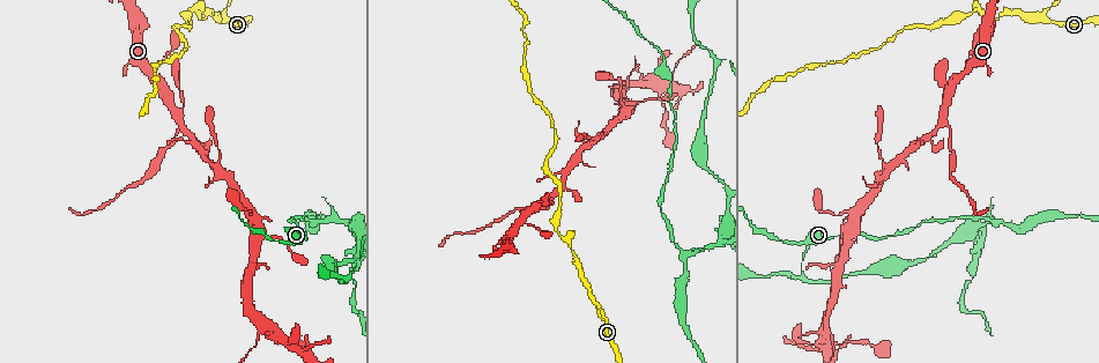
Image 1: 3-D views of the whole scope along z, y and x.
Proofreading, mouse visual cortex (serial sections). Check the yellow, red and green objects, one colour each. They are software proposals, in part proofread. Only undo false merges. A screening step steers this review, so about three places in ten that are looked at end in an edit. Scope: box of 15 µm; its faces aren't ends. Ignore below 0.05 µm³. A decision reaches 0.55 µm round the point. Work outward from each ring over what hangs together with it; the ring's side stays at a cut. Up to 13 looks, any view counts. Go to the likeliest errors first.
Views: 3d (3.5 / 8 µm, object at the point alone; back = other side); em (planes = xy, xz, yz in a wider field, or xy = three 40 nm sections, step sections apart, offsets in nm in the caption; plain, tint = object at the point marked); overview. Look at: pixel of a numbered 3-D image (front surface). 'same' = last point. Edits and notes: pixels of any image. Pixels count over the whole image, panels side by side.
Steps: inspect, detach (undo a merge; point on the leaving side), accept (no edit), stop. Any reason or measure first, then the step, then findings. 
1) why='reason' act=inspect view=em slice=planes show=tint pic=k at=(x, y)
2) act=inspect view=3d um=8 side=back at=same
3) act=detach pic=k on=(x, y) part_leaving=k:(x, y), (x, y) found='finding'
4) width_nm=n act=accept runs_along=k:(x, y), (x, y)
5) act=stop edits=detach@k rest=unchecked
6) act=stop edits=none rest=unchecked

why='side arm on a straight run' act=inspect view=3d um=3.5 pic=1 at=(226, 20)

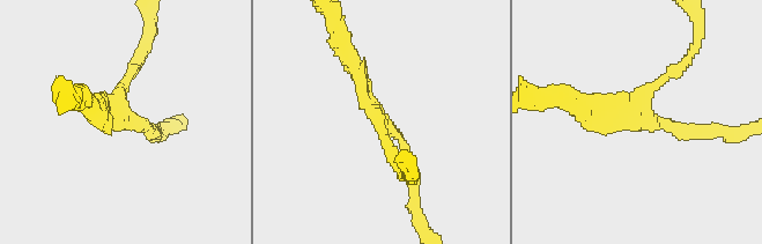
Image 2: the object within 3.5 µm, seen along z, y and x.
arms=3 arm_widths_nm=150,200,200 act=inspect view=em slice=xy step=5 show=tint pic=2 at=(645, 117)

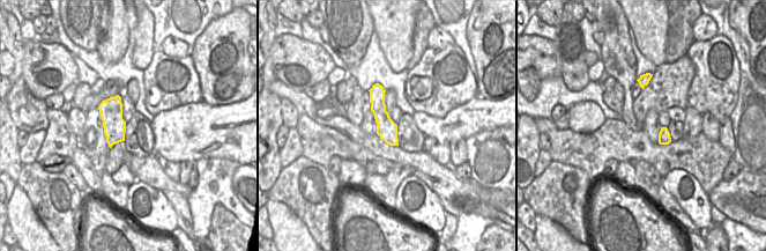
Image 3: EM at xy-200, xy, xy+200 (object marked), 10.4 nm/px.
act=detach pic=2 on=(690, 52) part_leaving=2:(665, 79), (697, 47) found='two cells meet here'

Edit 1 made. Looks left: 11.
why='abrupt turn' act=inspect view=3d um=3.5 side=back pic=1 at=(981, 227)

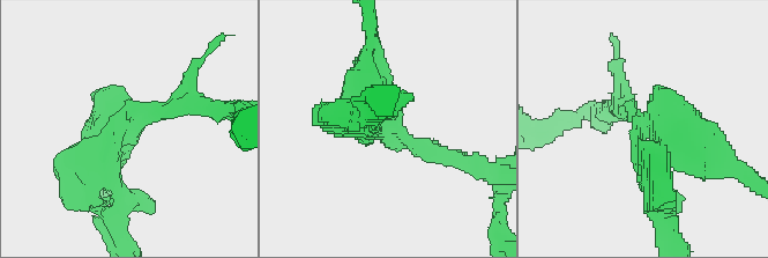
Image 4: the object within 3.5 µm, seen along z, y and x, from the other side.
arms=3 arm_widths_nm=200,300,600 why='now the EM' act=inspect view=em slice=xy step=3 show=plain pic=4 at=(650, 121)

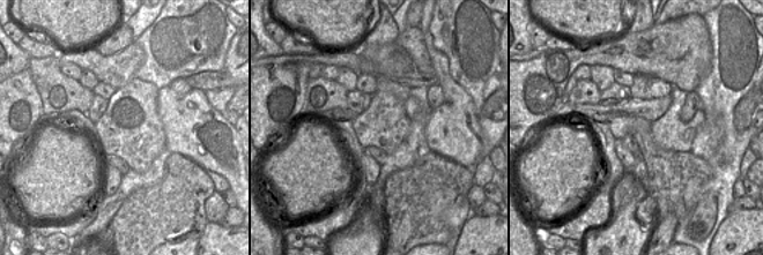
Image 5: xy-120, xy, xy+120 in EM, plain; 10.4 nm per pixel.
act=inspect view=em slice=xy step=3 show=tint at=same

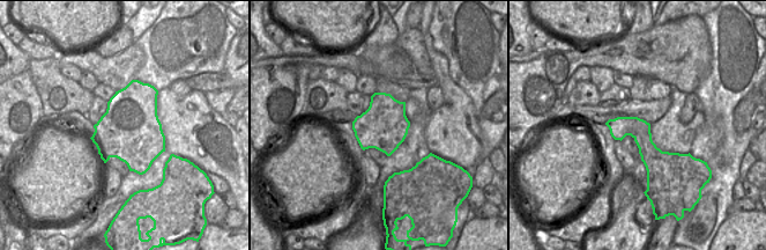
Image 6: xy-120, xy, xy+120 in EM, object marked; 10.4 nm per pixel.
act=detach pic=4 on=(64, 166) border=6:(649, 131), (636, 133), (633, 137) found='two cells meet here'

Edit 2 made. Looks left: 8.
why='three arms meet' act=inspect view=3d um=8 pic=1 at=(715, 63)

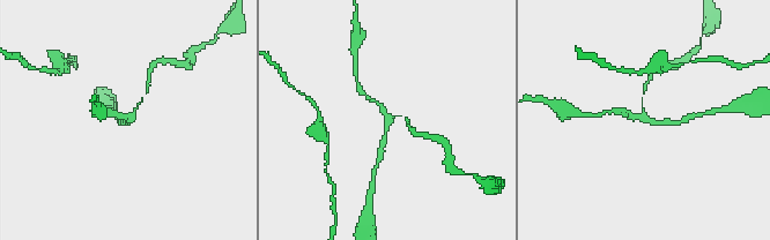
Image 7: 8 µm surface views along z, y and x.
act=inspect view=3d um=3.5 pic=7 at=(126, 120)

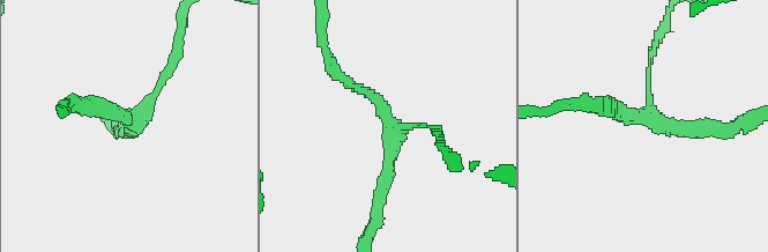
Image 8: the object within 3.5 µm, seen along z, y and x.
arms=3 arm_widths_nm=100,200,200 why='shape alone is not enough' act=inspect view=em slice=planes show=tint pic=8 at=(135, 123)

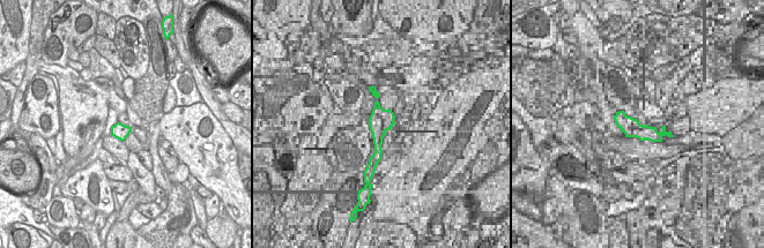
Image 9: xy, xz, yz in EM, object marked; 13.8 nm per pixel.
act=accept runs_along=8:(729, 130), (679, 130), (605, 104) found='one cell here'

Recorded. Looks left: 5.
why='calibre changes' act=inspect view=3d um=8 side=back pic=1 at=(190, 9)

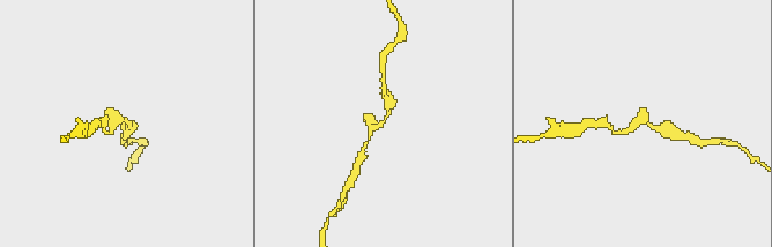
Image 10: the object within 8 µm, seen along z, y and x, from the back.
act=inspect view=em slice=xy step=2 show=tint pic=10 at=(384, 118)

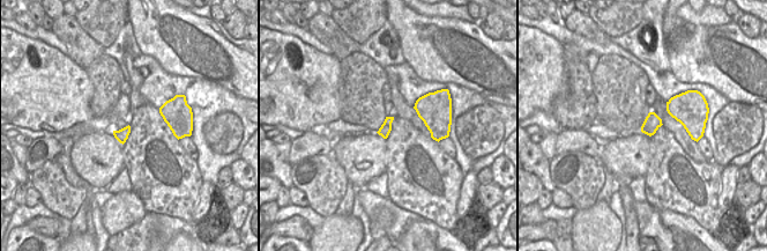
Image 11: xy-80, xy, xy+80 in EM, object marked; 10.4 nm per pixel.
act=accept runs_along=10:(368, 137), (388, 110), (384, 90) found='one cell here'

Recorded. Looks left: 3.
why='sudden change in width' act=inspect view=3d um=3.5 pic=1 at=(941, 120)

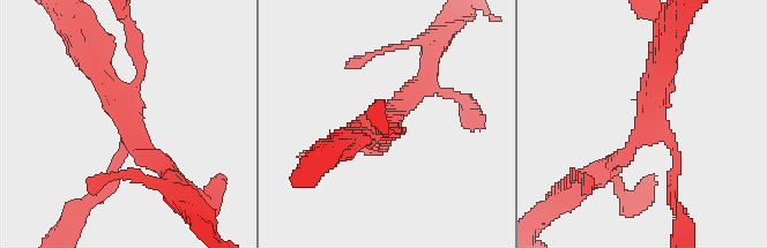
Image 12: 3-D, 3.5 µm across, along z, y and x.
arms=4 arm_widths_nm=100,150,250,350 act=inspect view=em slice=xy step=3 show=tint pic=12 at=(127, 117)

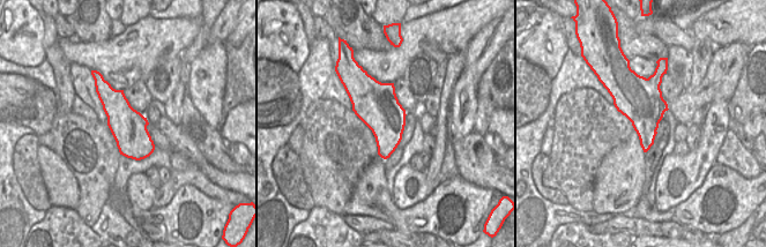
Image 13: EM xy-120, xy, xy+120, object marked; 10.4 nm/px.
why='another direction' act=inspect view=em slice=xy step=1 show=tint at=same

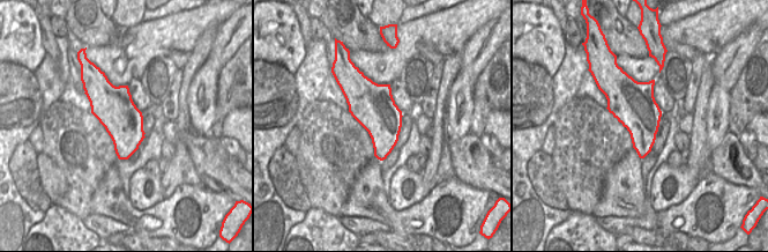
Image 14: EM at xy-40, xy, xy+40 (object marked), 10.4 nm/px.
act=detach pic=12 on=(671, 177) found='a second cell is stuck on'

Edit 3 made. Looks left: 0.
act=stop edits=detach@2,detach@4,detach@12 rest=unchecked

